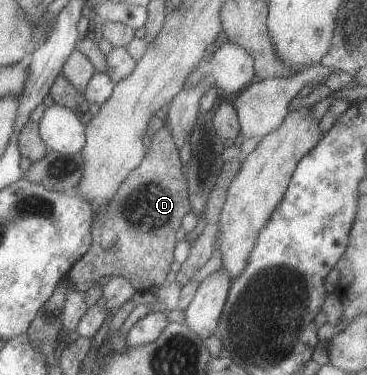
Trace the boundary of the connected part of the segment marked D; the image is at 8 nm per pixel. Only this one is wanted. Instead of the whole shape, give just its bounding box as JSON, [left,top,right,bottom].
[68,124,191,294]

